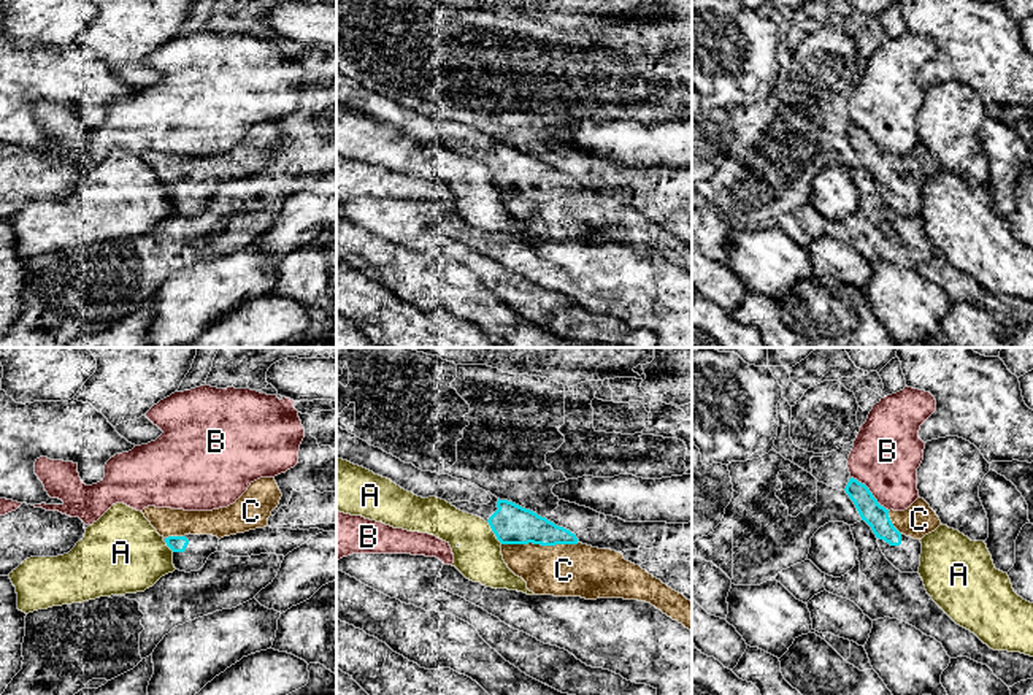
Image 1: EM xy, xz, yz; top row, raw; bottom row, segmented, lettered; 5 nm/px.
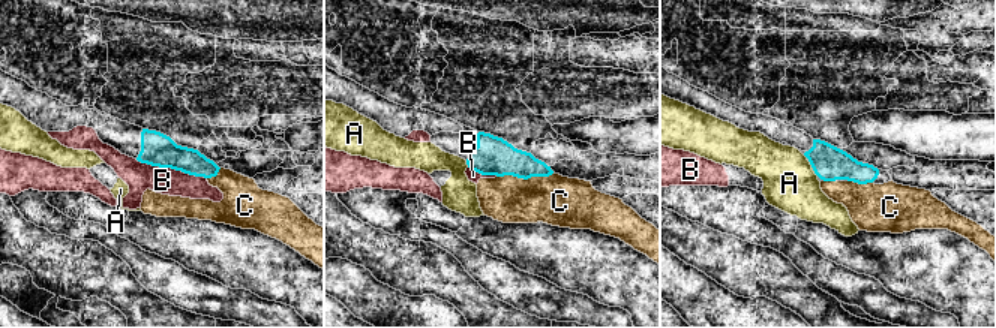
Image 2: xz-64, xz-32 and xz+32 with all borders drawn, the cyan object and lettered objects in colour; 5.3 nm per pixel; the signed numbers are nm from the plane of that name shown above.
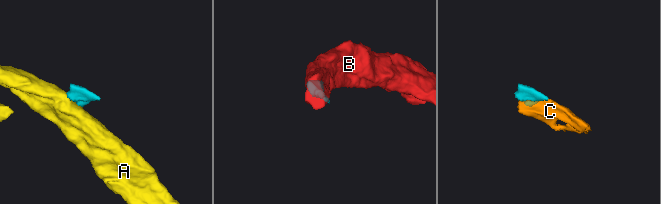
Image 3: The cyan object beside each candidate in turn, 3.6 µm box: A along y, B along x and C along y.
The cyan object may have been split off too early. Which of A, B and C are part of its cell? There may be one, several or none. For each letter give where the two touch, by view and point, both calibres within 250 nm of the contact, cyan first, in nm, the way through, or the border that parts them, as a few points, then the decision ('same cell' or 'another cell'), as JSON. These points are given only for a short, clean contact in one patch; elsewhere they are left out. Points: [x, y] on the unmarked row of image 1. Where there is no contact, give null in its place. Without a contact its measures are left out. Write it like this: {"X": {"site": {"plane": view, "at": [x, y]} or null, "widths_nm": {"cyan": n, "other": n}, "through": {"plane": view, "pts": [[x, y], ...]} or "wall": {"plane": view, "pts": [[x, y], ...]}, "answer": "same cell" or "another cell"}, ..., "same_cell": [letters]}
{"A": {"site": {"plane": "xz", "at": [492, 175]}, "widths_nm": {"cyan": 200, "other": 220}, "answer": "another cell"}, "B": {"site": {"plane": "yz", "at": [870, 137]}, "widths_nm": {"cyan": 120, "other": 360}, "answer": "another cell"}, "C": {"site": {"plane": "xz", "at": [540, 188]}, "widths_nm": {"cyan": 200, "other": 280}, "through": {"plane": "xz", "pts": [[511, 168], [532, 188], [540, 188], [564, 215]]}, "answer": "same cell"}, "same_cell": ["C"]}

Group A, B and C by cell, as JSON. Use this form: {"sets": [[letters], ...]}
{"sets": [["A"], ["B"], ["C"]]}

